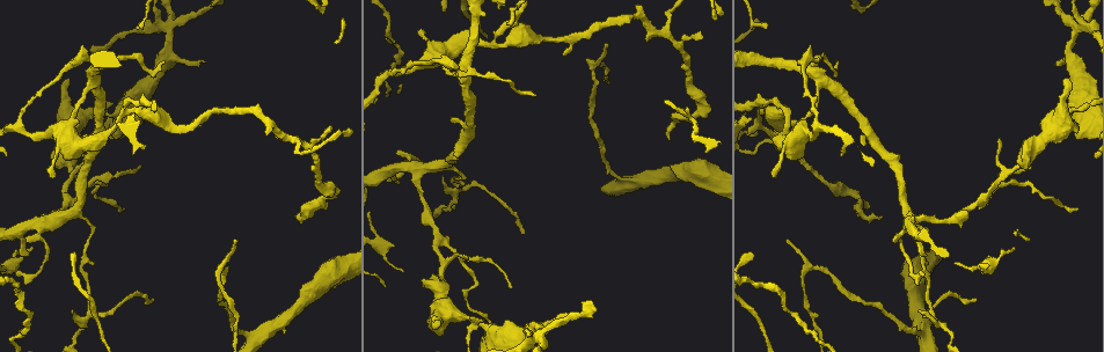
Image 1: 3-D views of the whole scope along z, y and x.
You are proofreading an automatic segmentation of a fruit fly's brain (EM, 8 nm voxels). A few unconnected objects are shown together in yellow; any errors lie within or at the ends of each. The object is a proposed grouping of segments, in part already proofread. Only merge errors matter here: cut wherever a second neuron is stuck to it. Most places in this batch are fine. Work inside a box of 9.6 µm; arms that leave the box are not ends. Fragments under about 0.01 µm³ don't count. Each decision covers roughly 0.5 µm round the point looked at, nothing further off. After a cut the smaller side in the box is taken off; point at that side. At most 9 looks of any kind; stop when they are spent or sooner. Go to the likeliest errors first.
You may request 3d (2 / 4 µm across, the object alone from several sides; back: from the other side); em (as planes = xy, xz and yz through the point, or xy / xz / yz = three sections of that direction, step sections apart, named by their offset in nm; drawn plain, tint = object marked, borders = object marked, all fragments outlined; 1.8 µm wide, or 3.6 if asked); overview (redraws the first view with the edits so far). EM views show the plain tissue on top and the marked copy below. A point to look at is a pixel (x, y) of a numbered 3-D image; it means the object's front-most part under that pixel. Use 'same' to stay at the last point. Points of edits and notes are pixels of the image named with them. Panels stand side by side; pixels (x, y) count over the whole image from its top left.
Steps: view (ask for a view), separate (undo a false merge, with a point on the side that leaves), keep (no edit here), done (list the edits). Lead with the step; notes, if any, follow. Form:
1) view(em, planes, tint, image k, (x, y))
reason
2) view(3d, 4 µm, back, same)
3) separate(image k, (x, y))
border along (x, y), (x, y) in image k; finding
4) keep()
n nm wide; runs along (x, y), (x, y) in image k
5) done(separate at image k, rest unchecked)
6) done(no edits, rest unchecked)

view(em, planes, tint, image 1, (537, 336))
two arms at a narrow angle

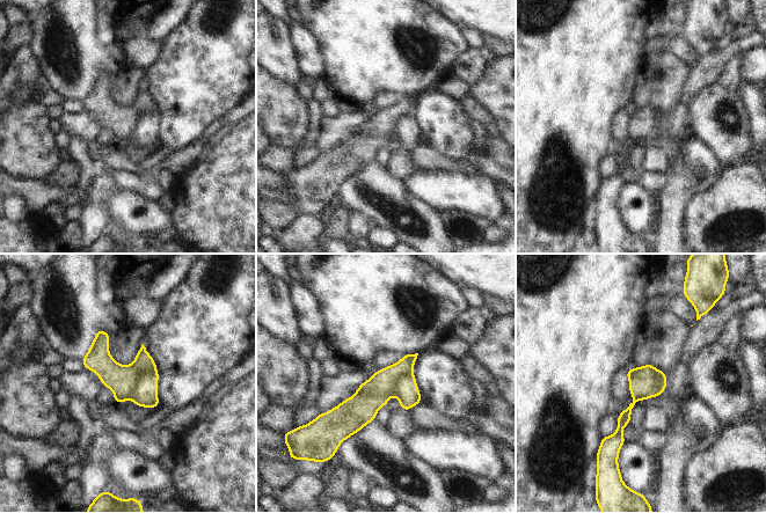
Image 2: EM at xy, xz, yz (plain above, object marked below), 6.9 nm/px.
separate(image 2, (121, 379))
border along (135, 363), (139, 378), (130, 396) in image 2; a second neuron is stuck on

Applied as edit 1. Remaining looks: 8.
view(3d, 4 µm, image 1, (418, 177))
thin neck

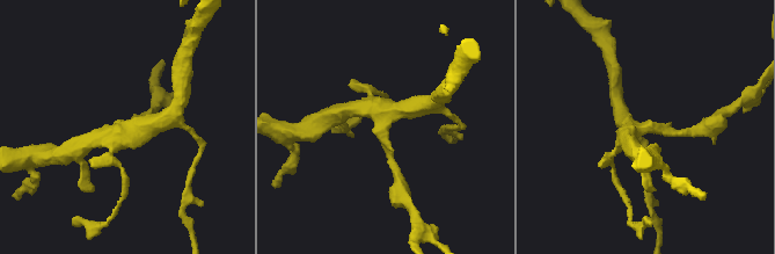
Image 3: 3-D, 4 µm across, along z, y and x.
view(em, xy, step 8, tint, image 3, (383, 120))
4 arms

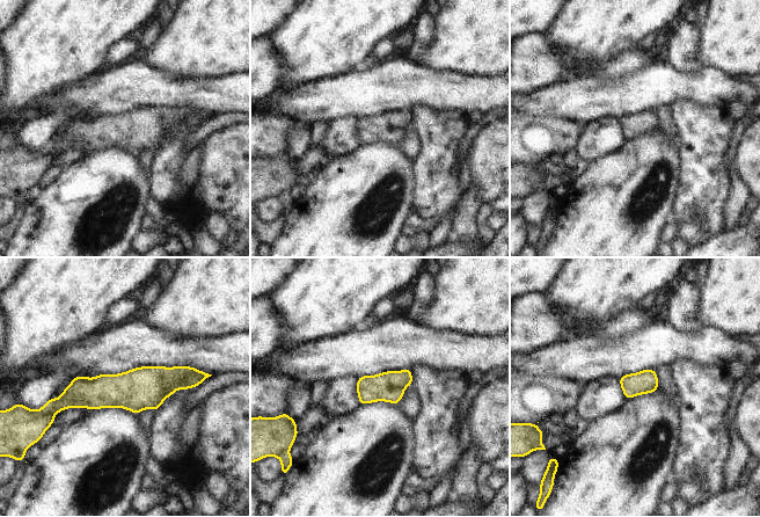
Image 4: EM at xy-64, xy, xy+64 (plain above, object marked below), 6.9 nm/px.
keep()
runs along (189, 377), (53, 402) in image 4; one neuron here

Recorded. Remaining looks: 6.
view(em, planes, tint, image 1, (984, 199))
a fork

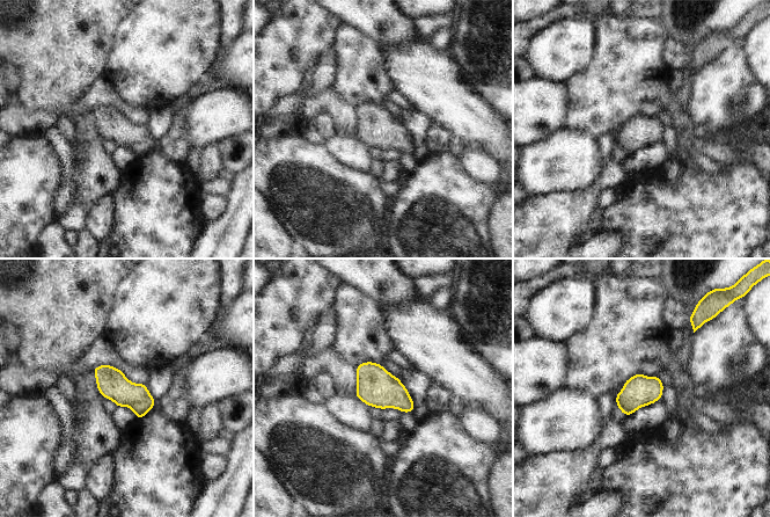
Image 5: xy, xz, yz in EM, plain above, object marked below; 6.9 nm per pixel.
keep()
one neuron here

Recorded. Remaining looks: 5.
view(em, planes, tint, image 1, (931, 312))
abrupt turn

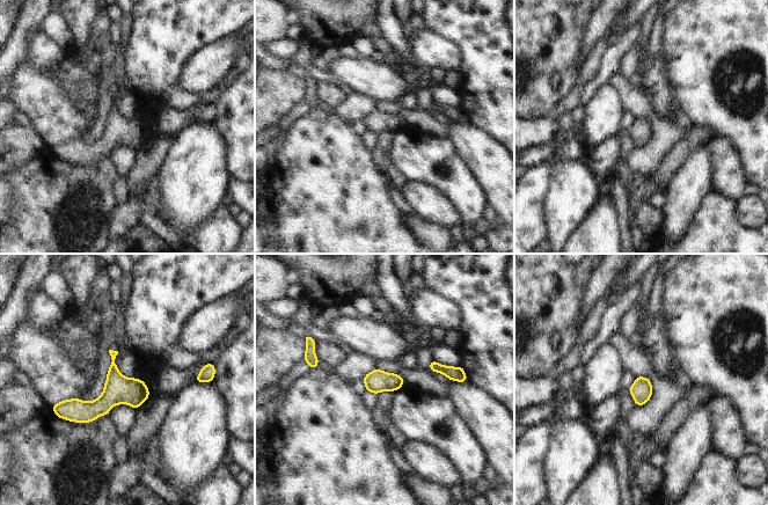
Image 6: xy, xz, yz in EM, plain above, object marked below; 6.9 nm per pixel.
keep()
all the same neuron

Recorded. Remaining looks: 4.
done(separate at image 2, rest unchecked)

